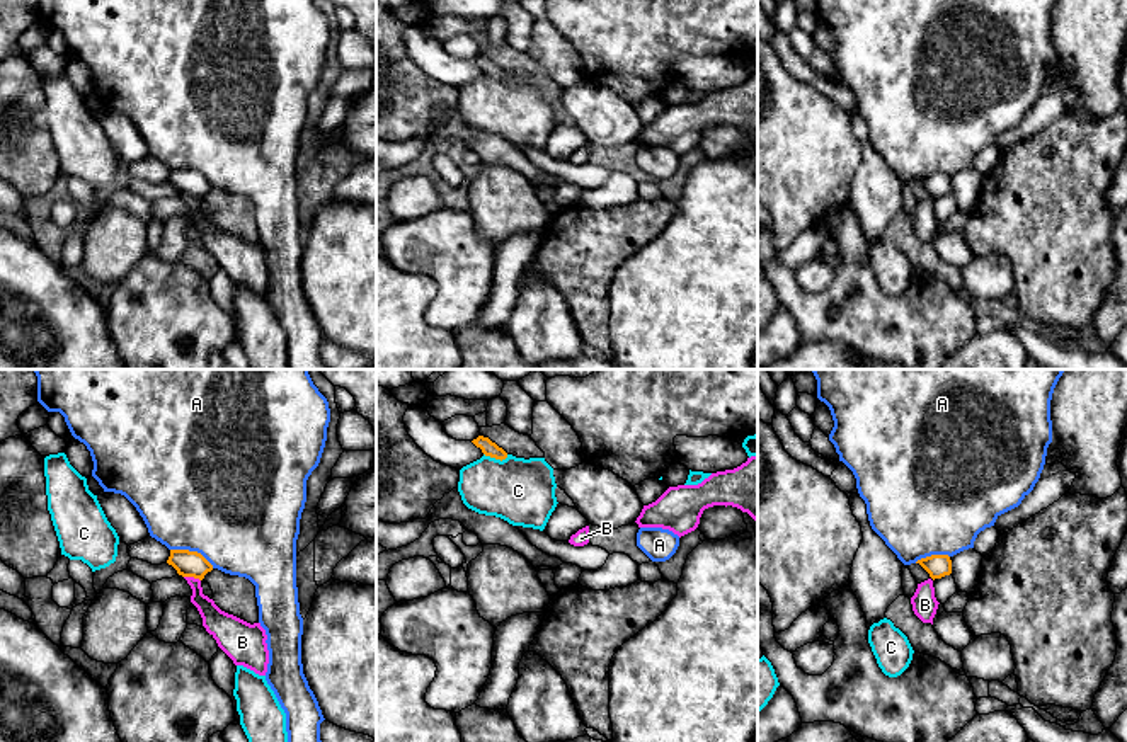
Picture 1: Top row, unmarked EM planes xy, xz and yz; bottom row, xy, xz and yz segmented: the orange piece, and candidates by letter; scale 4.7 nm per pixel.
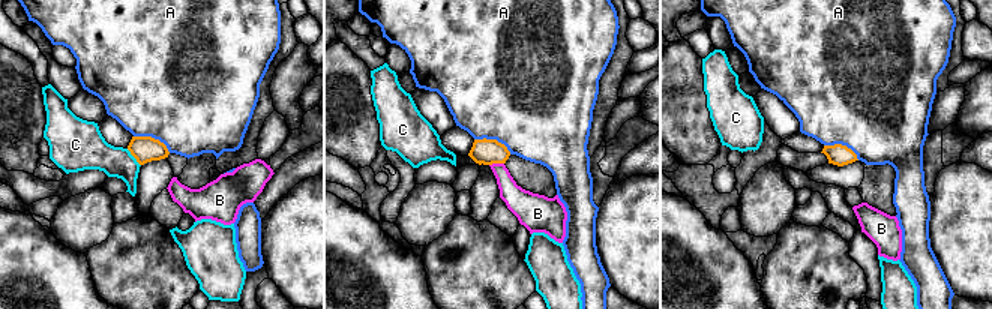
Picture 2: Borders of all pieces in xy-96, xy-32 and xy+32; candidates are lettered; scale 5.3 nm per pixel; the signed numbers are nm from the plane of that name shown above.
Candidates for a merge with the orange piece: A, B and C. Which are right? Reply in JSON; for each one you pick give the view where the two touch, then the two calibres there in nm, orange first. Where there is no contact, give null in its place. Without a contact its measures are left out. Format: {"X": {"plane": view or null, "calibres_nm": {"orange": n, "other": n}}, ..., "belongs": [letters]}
{"belongs": []}

